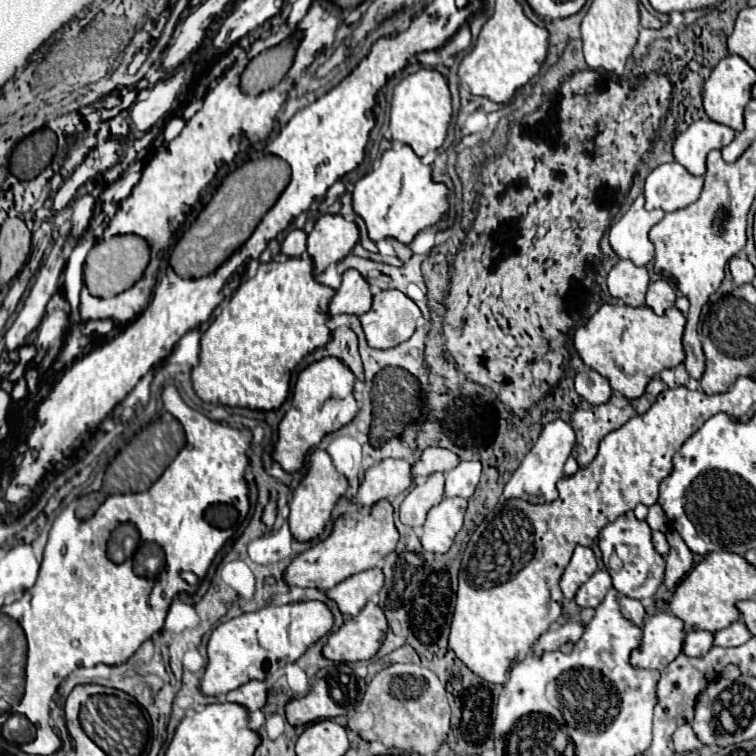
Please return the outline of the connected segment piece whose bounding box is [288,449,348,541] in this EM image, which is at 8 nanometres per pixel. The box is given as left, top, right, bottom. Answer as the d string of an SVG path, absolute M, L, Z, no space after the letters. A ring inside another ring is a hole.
M316 449L310 455L310 467L308 467L306 477L294 489L294 497L289 502L288 523L290 523L290 531L294 539L298 539L298 541L316 539L324 531L326 523L330 521L330 513L332 513L336 501L344 495L346 489L348 489L348 481L346 481L344 475L340 475L336 471L330 455L322 449Z

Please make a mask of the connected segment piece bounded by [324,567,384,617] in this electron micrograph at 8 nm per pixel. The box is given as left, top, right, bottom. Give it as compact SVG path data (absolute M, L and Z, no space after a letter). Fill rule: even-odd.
M374 567L348 577L346 581L338 583L336 587L324 593L328 599L332 599L338 605L344 617L354 617L368 603L368 597L382 589L382 583L384 583L382 569Z

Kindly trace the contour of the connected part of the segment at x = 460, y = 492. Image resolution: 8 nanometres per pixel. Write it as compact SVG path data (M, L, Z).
M462 461L450 473L446 473L446 497L464 497L468 499L480 479L482 465L478 461Z

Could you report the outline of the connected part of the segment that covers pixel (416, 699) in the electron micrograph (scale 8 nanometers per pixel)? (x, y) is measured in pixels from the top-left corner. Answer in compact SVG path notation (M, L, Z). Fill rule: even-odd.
M394 663L372 677L360 707L348 719L348 727L366 741L382 741L386 747L416 751L420 755L434 753L450 727L446 687L422 665Z

